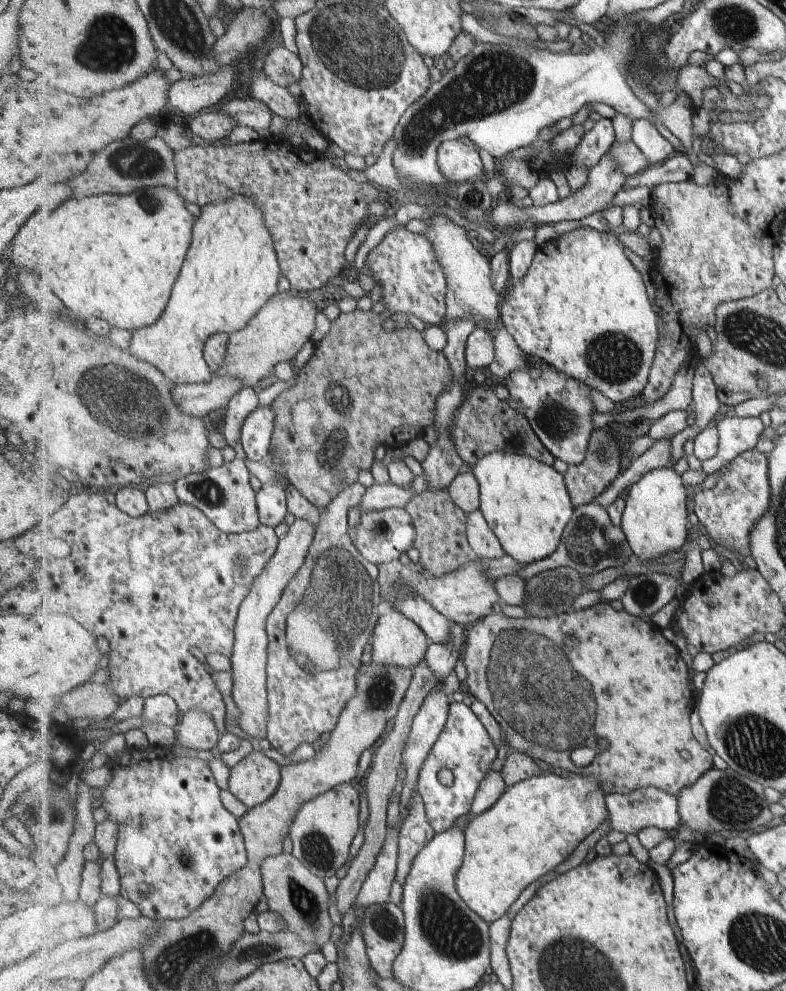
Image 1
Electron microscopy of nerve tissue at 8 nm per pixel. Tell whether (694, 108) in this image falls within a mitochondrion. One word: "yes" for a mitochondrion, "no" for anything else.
no

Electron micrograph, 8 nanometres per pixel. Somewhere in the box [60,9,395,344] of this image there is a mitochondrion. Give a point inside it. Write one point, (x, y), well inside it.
(110, 45)

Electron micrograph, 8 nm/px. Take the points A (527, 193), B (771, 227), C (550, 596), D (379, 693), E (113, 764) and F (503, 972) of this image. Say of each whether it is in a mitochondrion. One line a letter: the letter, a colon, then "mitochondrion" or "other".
A: other
B: other
C: mitochondrion
D: mitochondrion
E: other
F: other

